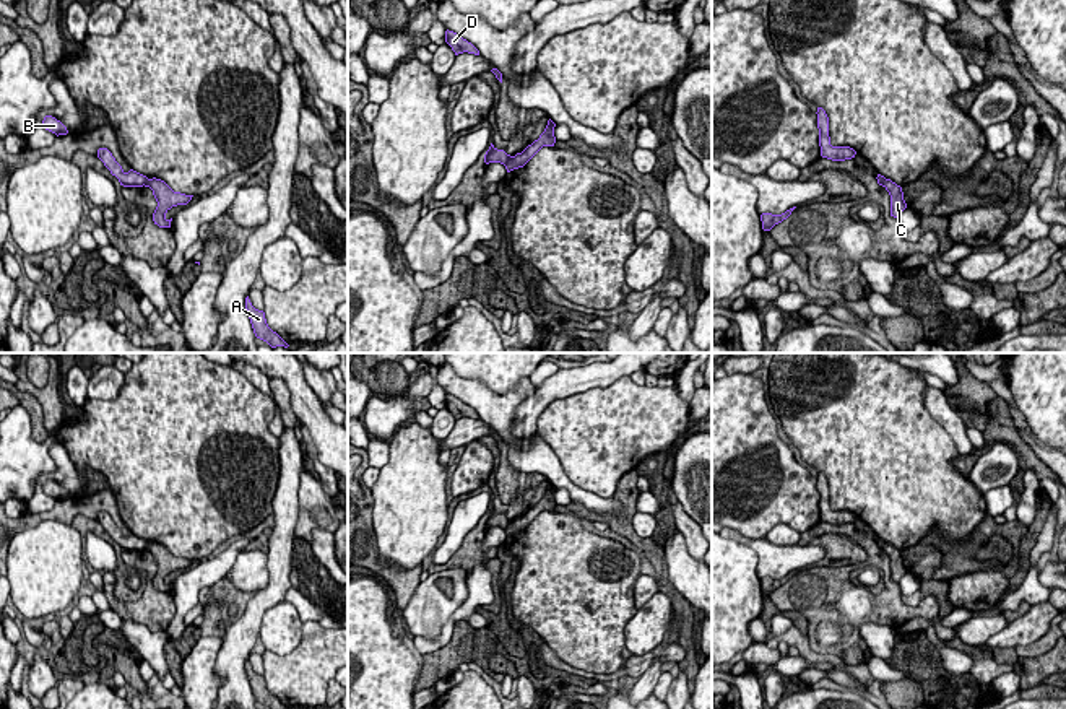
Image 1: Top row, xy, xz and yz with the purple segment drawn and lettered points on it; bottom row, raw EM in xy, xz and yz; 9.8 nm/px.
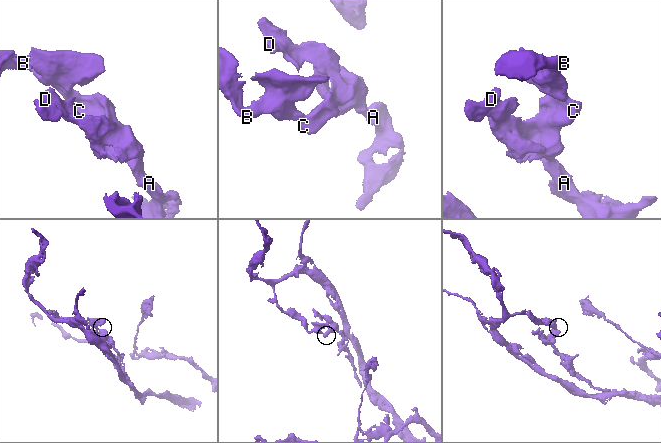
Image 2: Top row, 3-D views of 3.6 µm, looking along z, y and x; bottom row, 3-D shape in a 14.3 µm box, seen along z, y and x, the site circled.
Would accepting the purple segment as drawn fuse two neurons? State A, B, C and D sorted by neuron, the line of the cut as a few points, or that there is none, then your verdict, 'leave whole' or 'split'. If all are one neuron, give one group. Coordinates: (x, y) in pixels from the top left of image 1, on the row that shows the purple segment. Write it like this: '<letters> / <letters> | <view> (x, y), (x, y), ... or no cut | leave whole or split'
A C D / B | xz (512, 156), (504, 165) | split

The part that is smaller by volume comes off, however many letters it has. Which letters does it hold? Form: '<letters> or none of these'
A, C, D

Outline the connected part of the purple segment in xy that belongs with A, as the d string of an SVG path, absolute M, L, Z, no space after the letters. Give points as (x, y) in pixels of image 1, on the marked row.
M249 296L245 298L245 309L249 312L249 319L250 319L250 324L252 324L252 328L257 338L266 341L271 348L276 348L276 346L288 348L289 346L276 332L273 332L268 327L265 312L255 309Z

